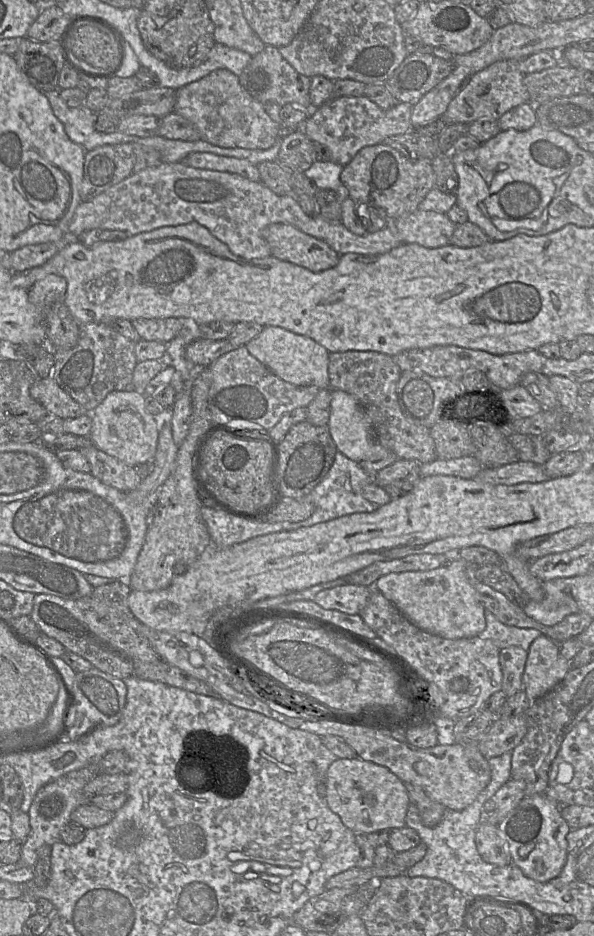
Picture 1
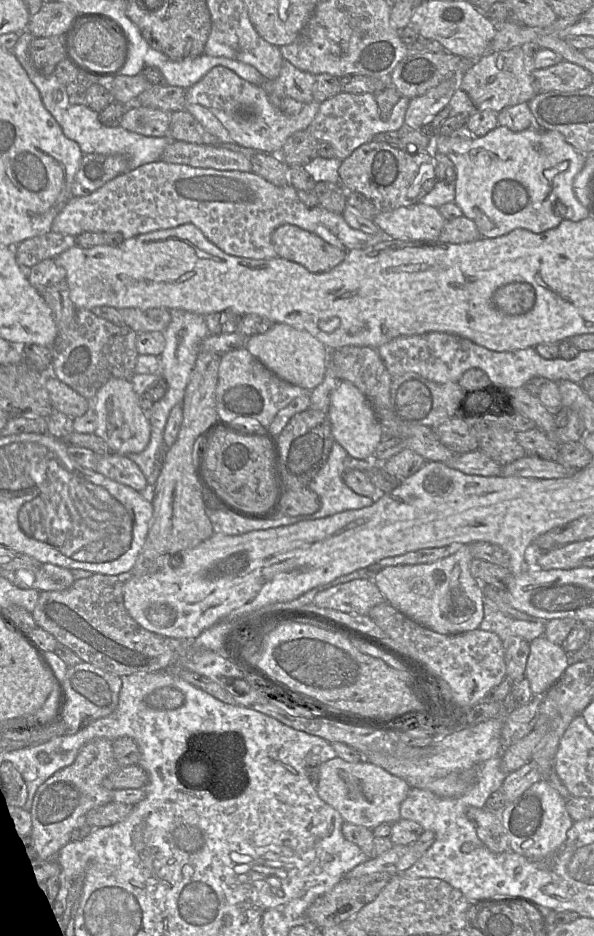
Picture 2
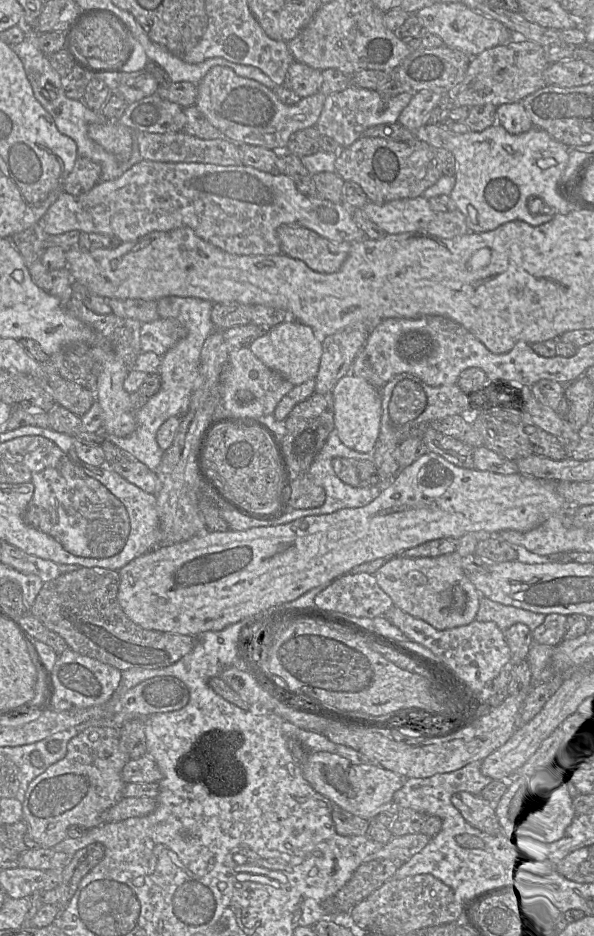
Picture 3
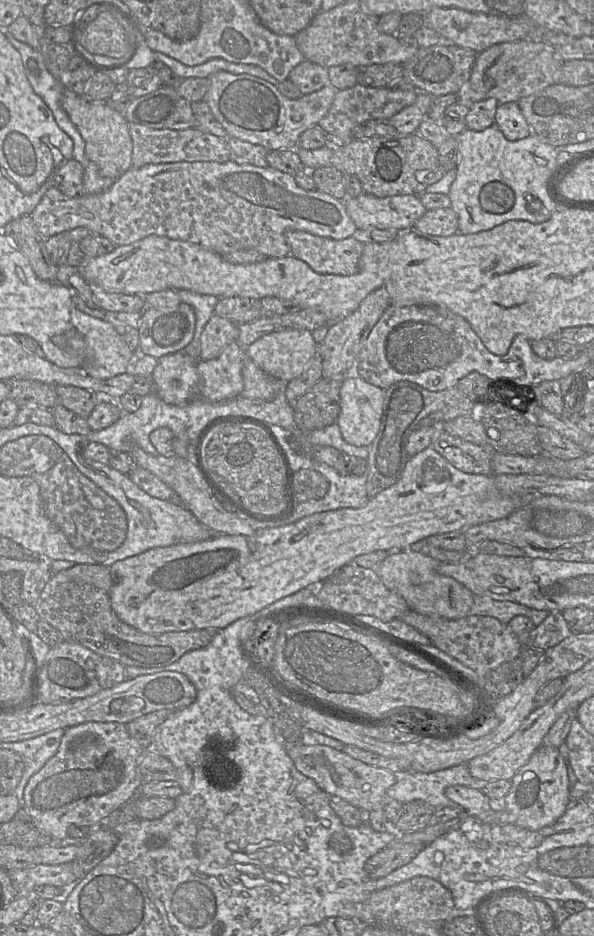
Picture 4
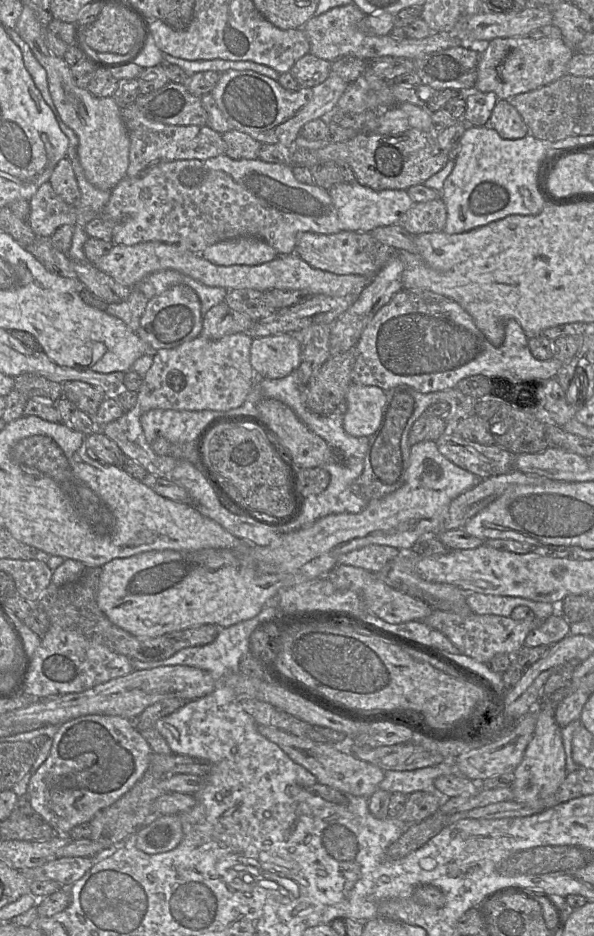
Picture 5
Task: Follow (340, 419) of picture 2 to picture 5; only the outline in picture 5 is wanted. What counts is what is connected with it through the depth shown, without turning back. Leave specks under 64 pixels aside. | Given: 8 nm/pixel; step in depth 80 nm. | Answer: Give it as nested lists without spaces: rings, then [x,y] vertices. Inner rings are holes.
[[[351,383],[345,397],[343,426],[352,436],[371,436],[379,428],[386,404],[386,391],[378,386]]]

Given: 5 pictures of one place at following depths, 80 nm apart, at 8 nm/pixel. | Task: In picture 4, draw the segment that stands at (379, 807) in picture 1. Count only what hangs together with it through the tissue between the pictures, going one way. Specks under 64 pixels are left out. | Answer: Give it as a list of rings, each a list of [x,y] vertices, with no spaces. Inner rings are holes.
[[[284,742],[284,748],[299,772],[313,779],[324,792],[339,796],[365,813],[376,806],[384,805],[387,801],[387,790],[397,781],[397,774],[368,765],[352,758],[343,750],[326,745]]]

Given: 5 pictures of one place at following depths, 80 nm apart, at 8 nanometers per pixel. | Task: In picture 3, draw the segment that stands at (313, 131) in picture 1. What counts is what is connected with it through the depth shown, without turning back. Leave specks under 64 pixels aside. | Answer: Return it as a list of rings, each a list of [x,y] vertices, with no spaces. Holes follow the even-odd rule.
[[[349,86],[345,90],[330,94],[326,97],[322,112],[315,125],[322,136],[333,138],[341,148],[350,146],[362,137],[363,132],[374,125],[396,123],[402,110],[409,104],[414,92],[405,91],[392,98],[384,98],[378,91]]]

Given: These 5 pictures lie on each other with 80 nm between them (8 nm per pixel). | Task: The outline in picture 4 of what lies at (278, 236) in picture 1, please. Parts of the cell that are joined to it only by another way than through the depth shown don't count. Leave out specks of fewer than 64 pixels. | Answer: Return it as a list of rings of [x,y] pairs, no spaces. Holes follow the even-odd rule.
[[[289,230],[285,239],[290,254],[311,267],[316,273],[352,275],[359,269],[364,242],[360,231],[353,236],[335,240],[305,231]]]

